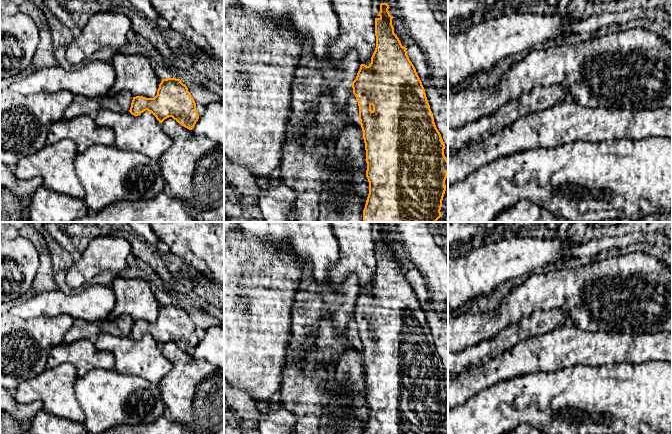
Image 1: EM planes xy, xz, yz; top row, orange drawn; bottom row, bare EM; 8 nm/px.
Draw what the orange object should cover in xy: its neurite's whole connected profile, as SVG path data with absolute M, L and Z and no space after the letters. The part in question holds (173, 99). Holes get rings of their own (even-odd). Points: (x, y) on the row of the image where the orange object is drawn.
M176 78L162 79L154 98L133 97L129 112L138 116L146 110L160 123L172 117L189 130L193 129L199 119L196 103L187 86Z

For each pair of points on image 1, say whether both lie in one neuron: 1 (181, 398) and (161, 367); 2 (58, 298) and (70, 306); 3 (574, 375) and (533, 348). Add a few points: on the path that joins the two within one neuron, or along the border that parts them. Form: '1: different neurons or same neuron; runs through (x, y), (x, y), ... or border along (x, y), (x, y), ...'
1: different neurons; border along (162, 351), (171, 364), (171, 369), (158, 383)
2: same neuron; runs through (61, 301), (67, 304)
3: different neurons; border along (587, 365), (574, 365), (556, 370), (541, 371)

